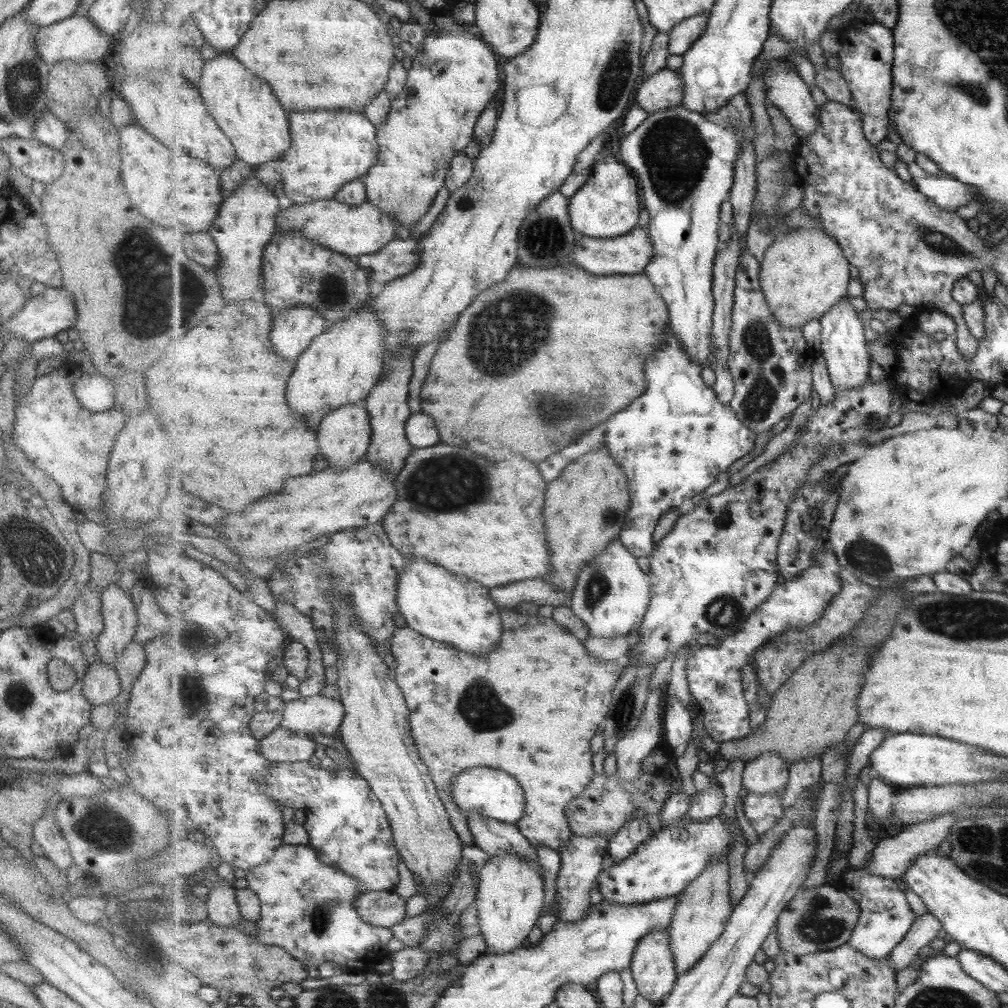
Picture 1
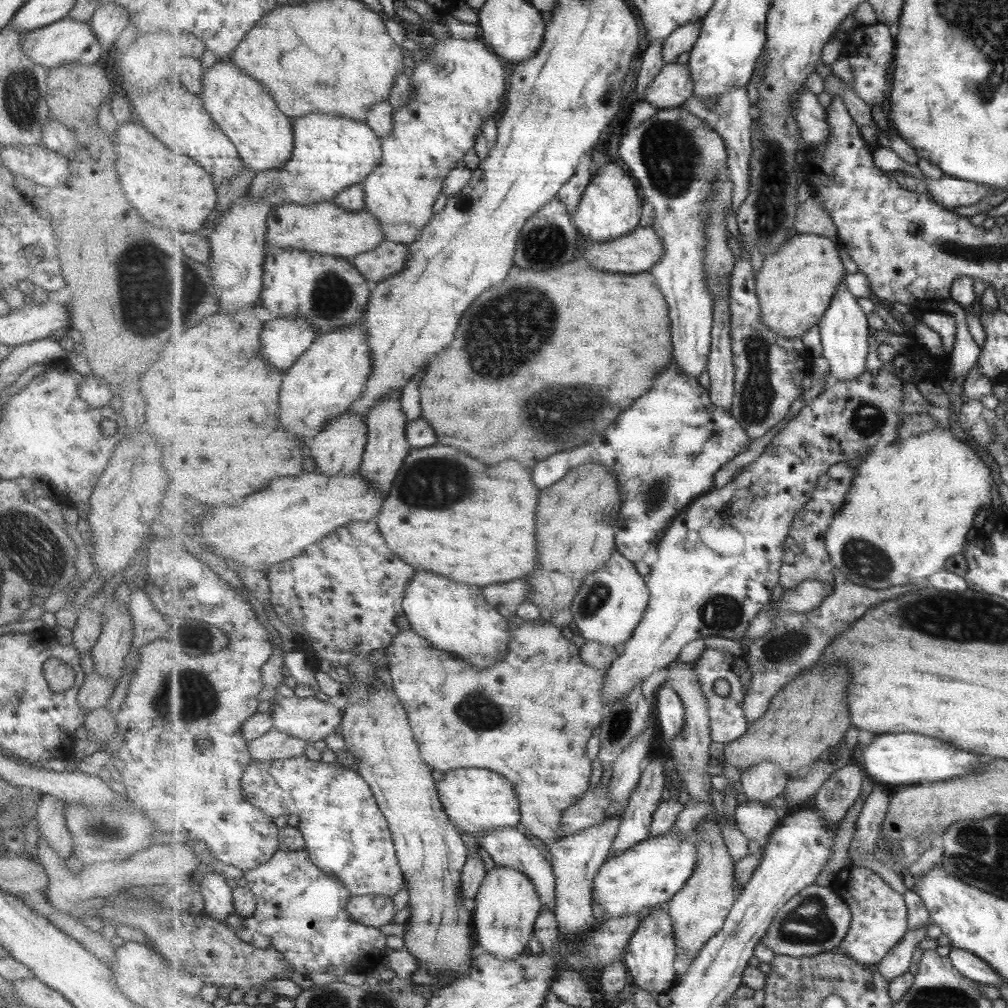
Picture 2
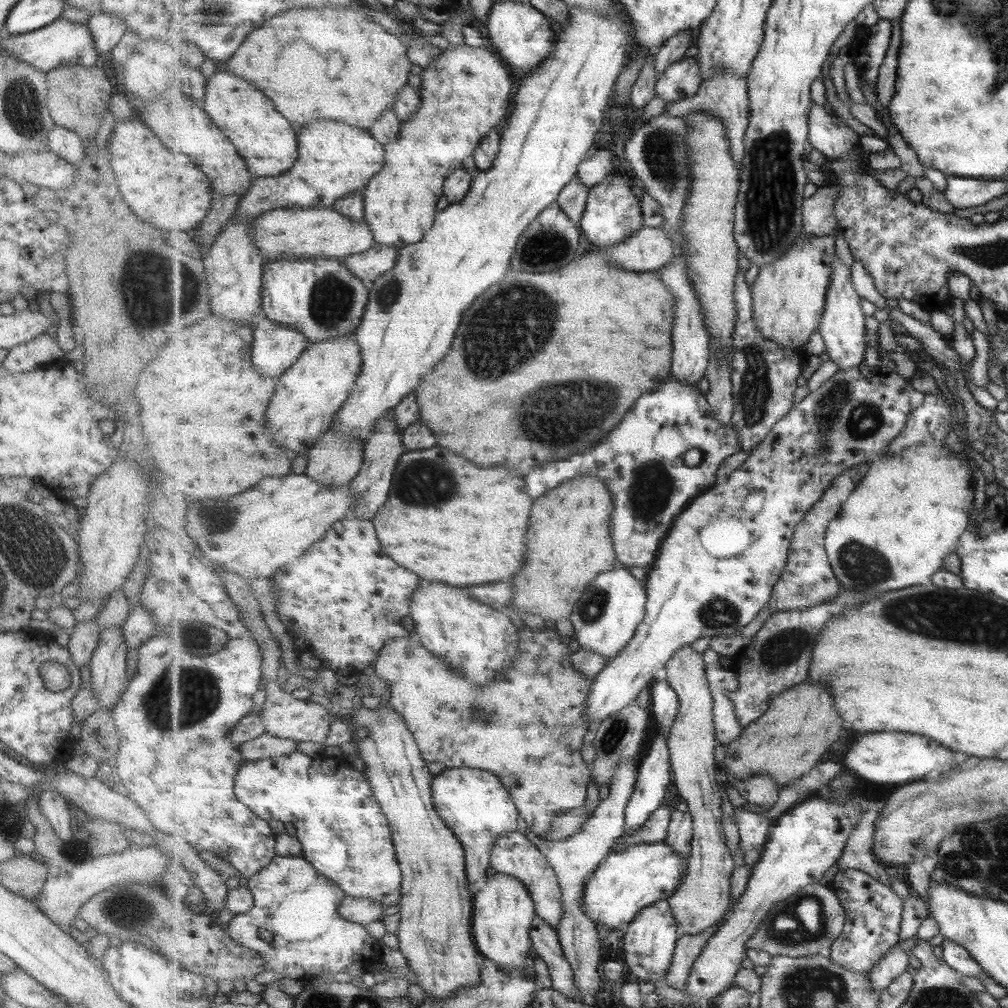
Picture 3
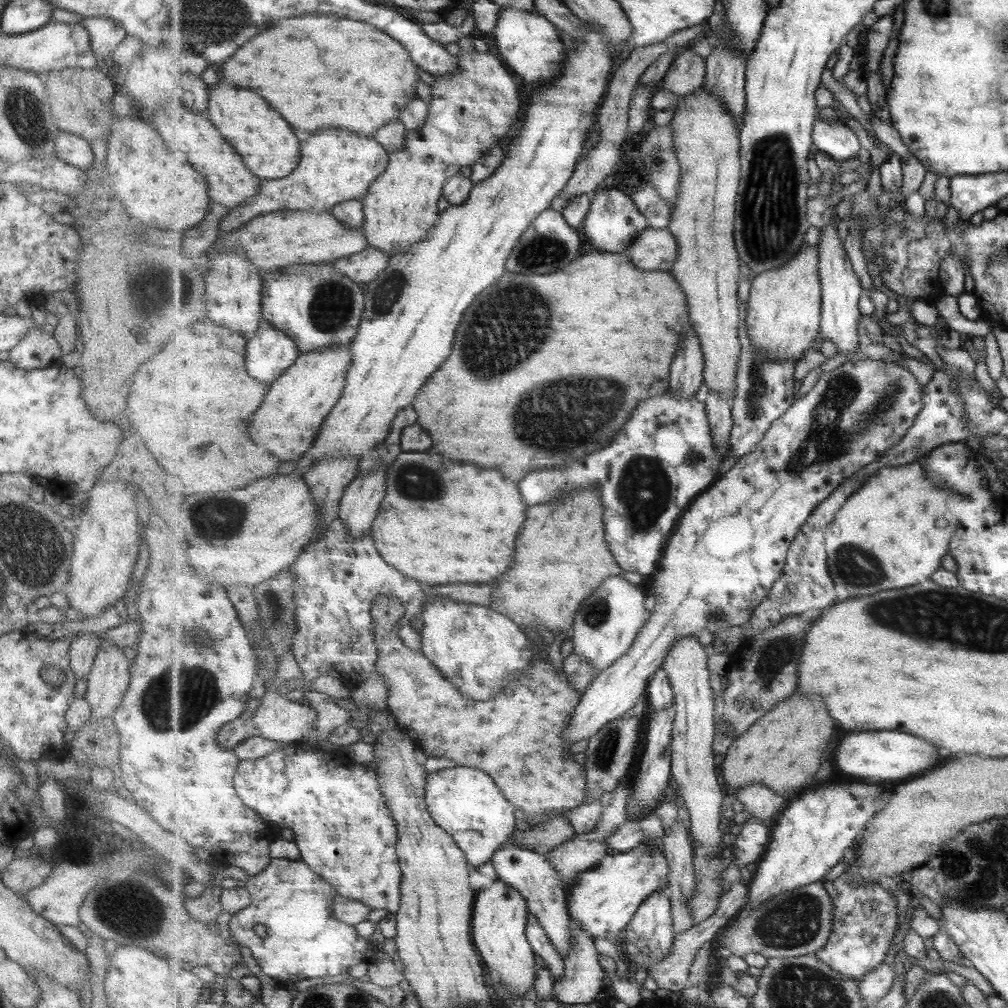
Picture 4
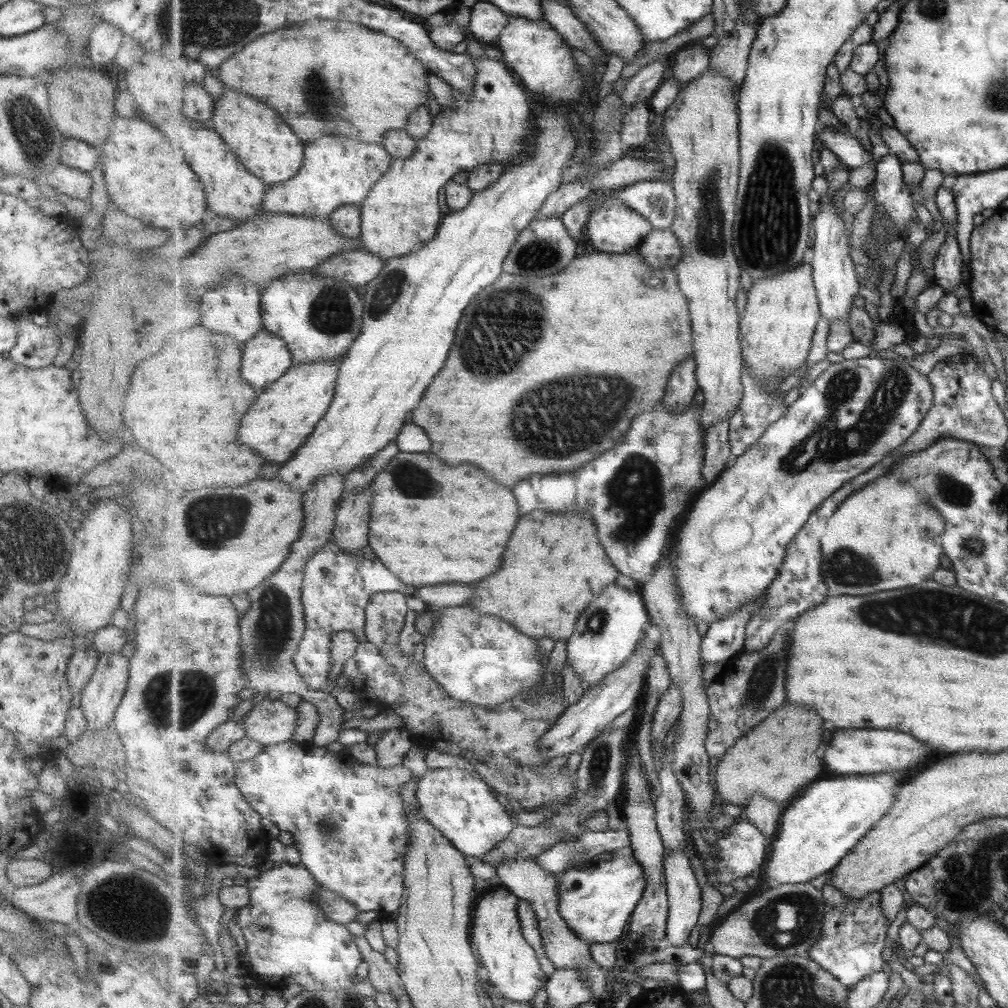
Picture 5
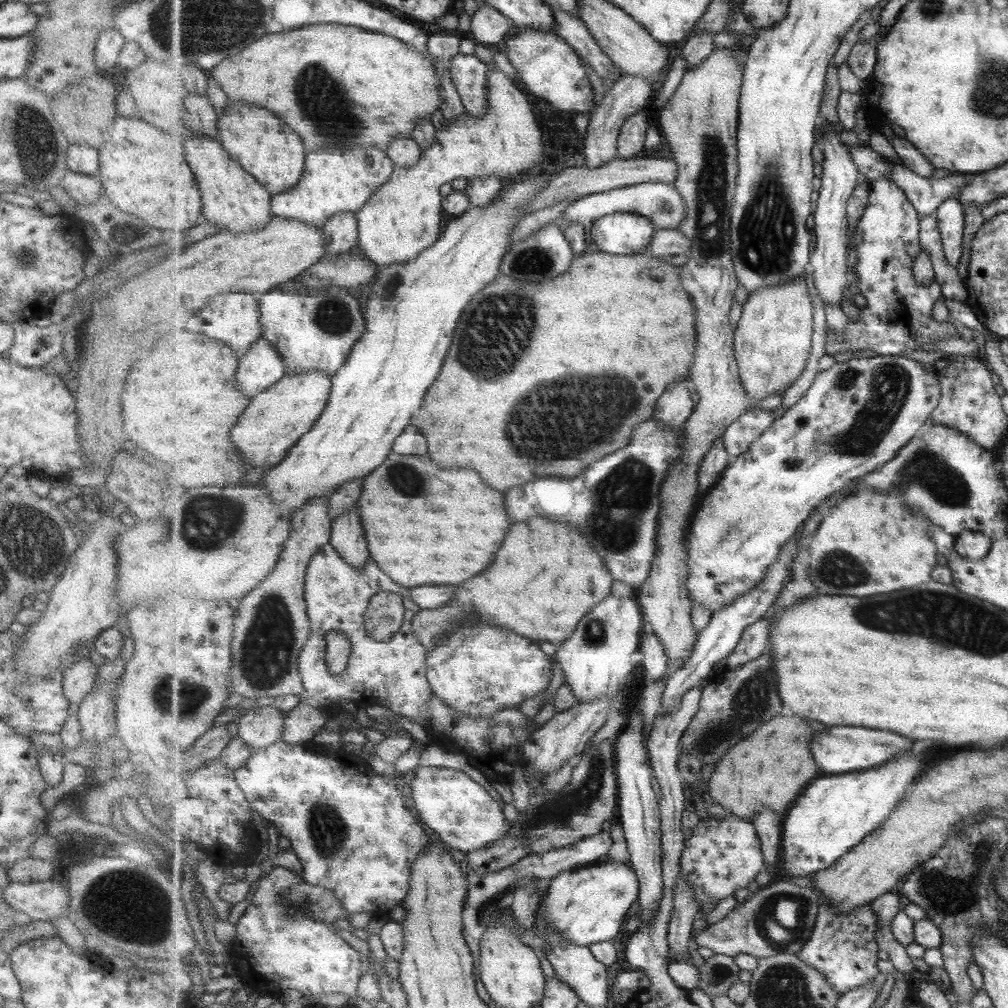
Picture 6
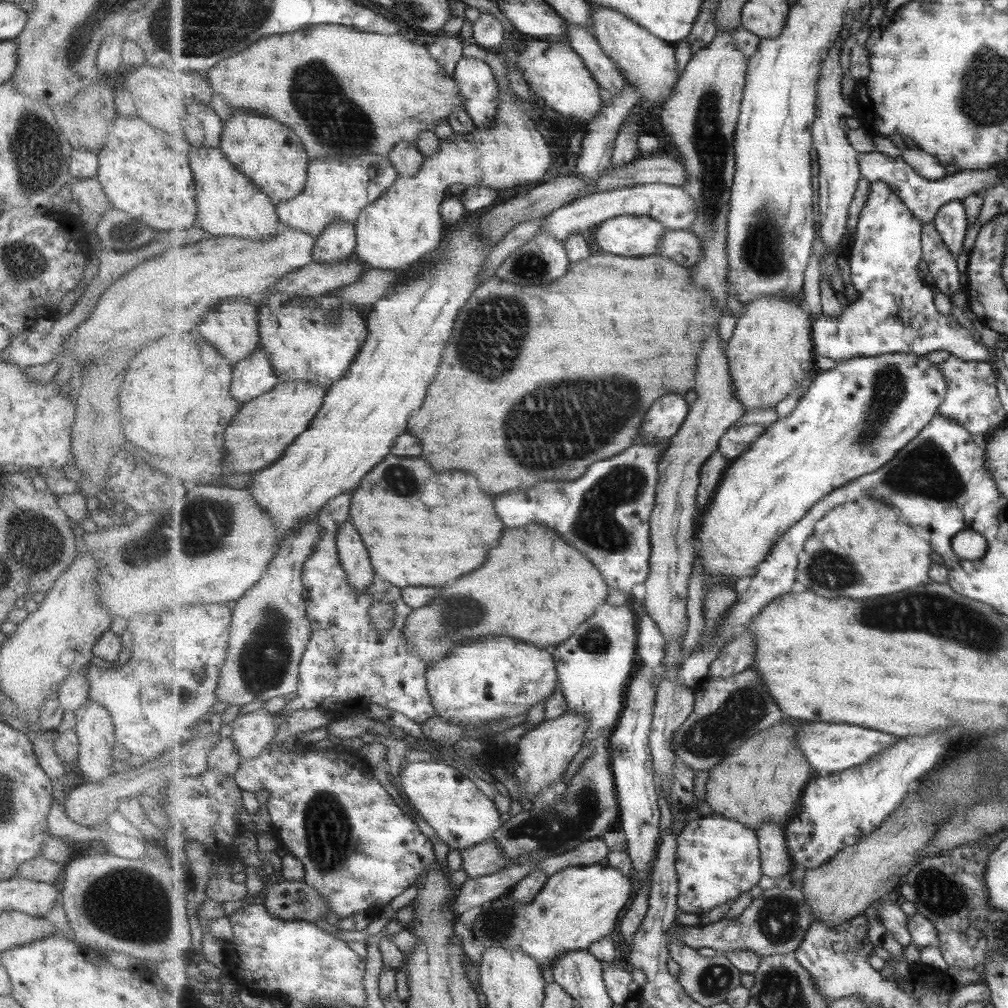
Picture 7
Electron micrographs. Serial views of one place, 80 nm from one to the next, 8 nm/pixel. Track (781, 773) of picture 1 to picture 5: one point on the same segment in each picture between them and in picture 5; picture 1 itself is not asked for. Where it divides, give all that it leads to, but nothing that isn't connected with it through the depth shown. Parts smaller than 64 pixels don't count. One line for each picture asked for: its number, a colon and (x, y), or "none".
2: (766, 781)
3: (762, 790)
4: (764, 803)
5: (766, 814)

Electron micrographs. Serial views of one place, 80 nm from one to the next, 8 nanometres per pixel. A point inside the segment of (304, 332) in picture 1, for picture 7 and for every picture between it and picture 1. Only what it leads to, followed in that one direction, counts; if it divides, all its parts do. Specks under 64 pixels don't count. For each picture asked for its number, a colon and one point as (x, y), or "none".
2: (285, 340)
3: (277, 348)
4: (270, 353)
5: (266, 359)
6: (261, 368)
7: (254, 377)

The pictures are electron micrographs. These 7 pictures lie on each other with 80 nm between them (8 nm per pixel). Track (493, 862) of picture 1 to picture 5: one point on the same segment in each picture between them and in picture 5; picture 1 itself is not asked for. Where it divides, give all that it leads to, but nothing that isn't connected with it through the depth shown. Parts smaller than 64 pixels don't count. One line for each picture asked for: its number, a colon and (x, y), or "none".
2: (505, 911)
3: (504, 912)
4: (500, 913)
5: (514, 973)

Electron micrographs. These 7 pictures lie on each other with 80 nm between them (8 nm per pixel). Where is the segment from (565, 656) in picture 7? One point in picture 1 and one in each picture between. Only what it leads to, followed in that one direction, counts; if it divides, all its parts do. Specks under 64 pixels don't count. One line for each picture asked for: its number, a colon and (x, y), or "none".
1: (613, 595)
2: (612, 602)
3: (607, 618)
4: (608, 624)
5: (607, 634)
6: (601, 655)

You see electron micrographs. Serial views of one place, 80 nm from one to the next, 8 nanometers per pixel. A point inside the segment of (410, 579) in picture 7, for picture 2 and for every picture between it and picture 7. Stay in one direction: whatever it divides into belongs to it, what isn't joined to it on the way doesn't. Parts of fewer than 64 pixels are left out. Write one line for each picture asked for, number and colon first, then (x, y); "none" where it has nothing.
2: (471, 523)
3: (455, 522)
4: (454, 522)
5: (465, 527)
6: (464, 522)

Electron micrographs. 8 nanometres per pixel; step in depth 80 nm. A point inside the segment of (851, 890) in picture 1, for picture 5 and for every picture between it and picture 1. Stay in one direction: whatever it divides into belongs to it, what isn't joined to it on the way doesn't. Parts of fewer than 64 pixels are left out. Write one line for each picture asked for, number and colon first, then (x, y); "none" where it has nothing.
2: (879, 923)
3: (873, 911)
4: (865, 918)
5: (854, 931)

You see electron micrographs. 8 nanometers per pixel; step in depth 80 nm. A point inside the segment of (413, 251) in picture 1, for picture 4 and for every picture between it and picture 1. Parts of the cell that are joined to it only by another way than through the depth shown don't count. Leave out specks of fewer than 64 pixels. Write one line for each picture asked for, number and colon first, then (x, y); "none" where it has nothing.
2: (387, 258)
3: (369, 265)
4: (363, 267)

